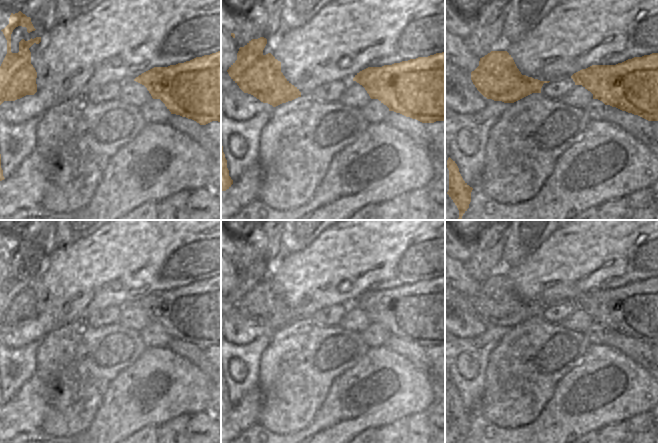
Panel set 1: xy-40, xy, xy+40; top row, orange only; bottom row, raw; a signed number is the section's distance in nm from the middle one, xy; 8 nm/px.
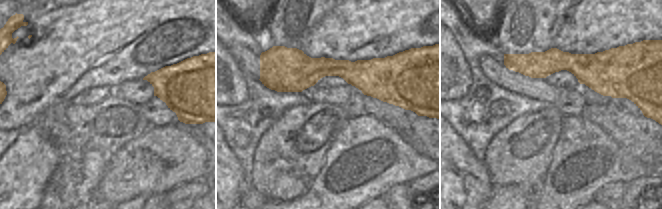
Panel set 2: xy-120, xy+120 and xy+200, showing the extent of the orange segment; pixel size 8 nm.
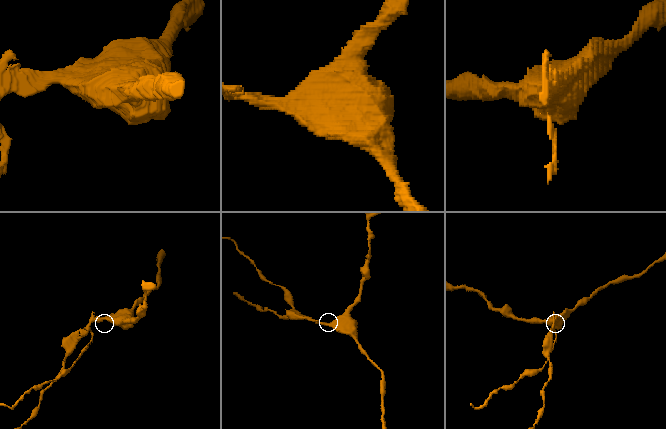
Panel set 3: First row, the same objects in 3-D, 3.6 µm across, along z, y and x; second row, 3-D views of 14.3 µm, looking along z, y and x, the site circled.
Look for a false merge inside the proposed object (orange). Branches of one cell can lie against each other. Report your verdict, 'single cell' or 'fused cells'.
fused cells

